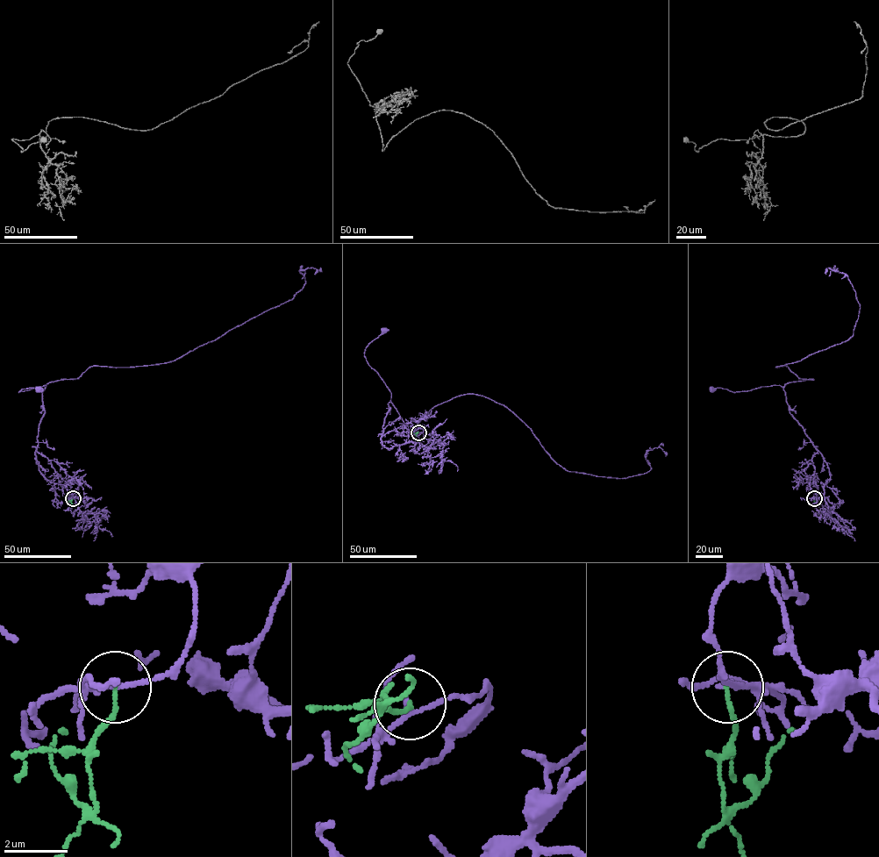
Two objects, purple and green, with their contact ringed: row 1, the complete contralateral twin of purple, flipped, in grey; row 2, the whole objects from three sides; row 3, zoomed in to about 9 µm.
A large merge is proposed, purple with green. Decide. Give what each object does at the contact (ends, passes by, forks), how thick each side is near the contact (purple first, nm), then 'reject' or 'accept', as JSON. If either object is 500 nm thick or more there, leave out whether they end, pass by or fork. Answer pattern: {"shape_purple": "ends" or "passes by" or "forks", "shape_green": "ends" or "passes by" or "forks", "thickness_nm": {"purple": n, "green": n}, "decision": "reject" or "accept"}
{"shape_purple": "passes by", "shape_green": "ends", "thickness_nm": {"purple": 140, "green": 110}, "decision": "reject"}

